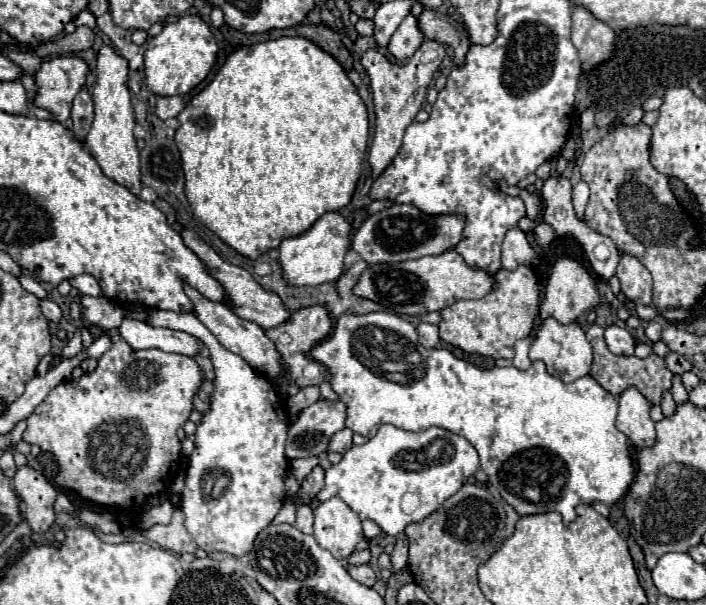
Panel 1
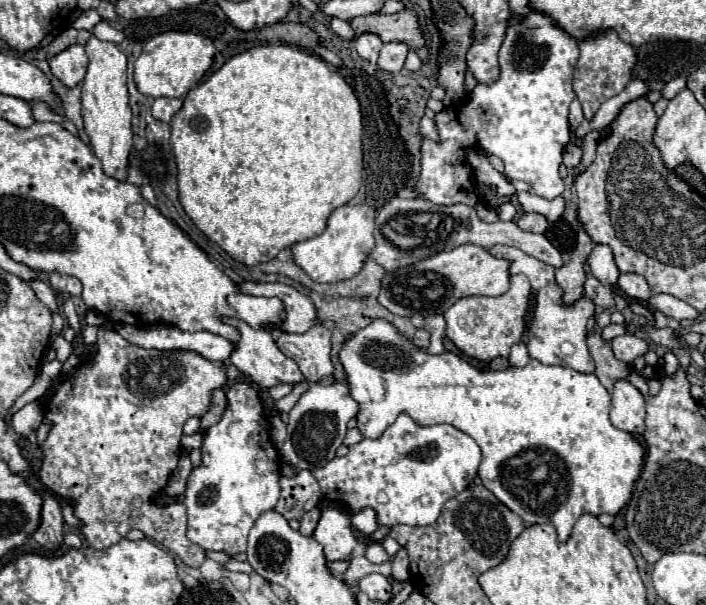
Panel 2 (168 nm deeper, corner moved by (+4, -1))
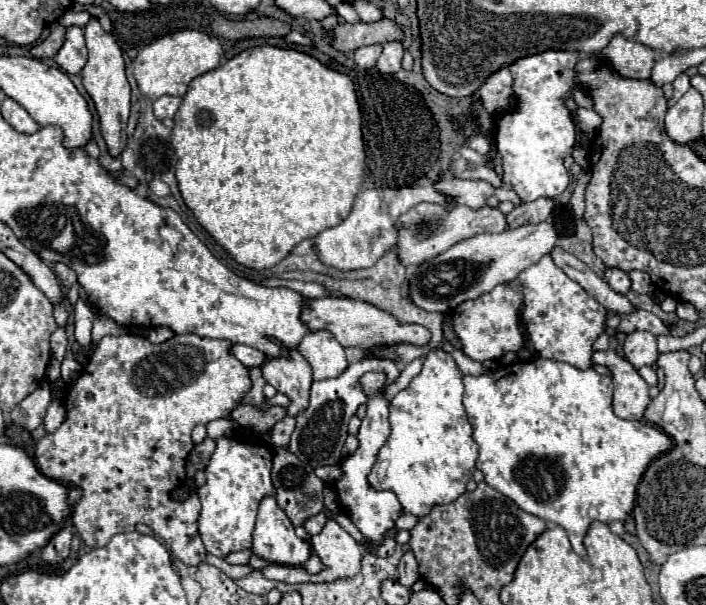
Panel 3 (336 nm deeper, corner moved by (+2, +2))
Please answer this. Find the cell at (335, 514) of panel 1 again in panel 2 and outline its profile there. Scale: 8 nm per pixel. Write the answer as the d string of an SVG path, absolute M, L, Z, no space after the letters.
M328 507L322 511L322 517L312 535L322 547L328 561L348 559L352 549L356 547L356 535L352 533L350 515L340 509Z

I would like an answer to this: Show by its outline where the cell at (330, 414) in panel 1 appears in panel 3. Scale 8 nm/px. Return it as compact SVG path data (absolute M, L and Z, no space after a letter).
M366 356L366 358L350 364L338 378L330 378L326 382L322 380L322 382L312 384L310 406L296 416L296 430L294 430L292 442L288 446L300 460L308 462L312 468L334 466L334 464L342 462L342 446L344 446L344 440L348 436L348 430L346 430L348 420L356 414L360 404L368 402L368 398L360 386L360 376L366 372L384 372L386 386L396 382L396 378L400 376L400 368L394 360Z

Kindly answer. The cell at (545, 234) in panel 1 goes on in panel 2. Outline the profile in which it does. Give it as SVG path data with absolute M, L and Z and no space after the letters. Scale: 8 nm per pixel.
M524 213L518 219L518 227L524 229L524 231L530 231L530 233L544 233L546 227L548 227L548 221L542 215L536 215L536 213Z

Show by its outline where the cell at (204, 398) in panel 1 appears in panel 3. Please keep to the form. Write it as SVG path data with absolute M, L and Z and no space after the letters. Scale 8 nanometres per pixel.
M248 404L238 406L230 414L230 418L234 422L238 422L242 428L252 430L252 432L268 432L284 416L286 416L286 410L282 406L270 406L268 412L262 412L262 410L256 410L256 408L248 406Z

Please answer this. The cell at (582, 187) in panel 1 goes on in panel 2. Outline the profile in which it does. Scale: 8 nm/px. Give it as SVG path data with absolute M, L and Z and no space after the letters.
M578 221L576 249L570 253L568 261L564 261L564 267L556 269L556 283L564 291L564 303L576 303L576 299L584 295L584 281L586 281L584 263L590 251L592 251L592 239L588 237L584 225Z

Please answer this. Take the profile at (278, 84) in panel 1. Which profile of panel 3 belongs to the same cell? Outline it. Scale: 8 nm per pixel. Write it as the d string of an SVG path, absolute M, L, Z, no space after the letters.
M256 46L248 48L234 58L230 58L226 64L222 64L216 70L210 70L198 78L194 78L188 84L188 92L182 98L182 104L174 116L172 130L172 148L176 152L178 164L176 164L176 180L178 188L182 192L184 204L194 212L200 226L206 228L206 232L242 266L254 268L254 270L266 270L276 266L280 260L284 260L290 250L300 244L302 240L316 238L326 228L338 226L354 206L354 198L360 192L360 186L364 182L366 152L364 140L362 140L362 114L354 84L346 74L340 74L336 70L326 68L316 58L288 48L276 48L276 46Z

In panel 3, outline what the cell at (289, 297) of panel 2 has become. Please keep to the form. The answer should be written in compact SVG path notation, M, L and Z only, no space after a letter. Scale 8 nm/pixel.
M334 296L334 298L318 298L310 300L310 308L302 312L302 320L308 324L310 330L328 330L336 336L336 340L348 348L360 348L370 350L374 346L388 346L388 344L414 344L414 346L426 346L430 342L430 332L420 324L400 324L392 314L362 302L352 300L346 296Z

